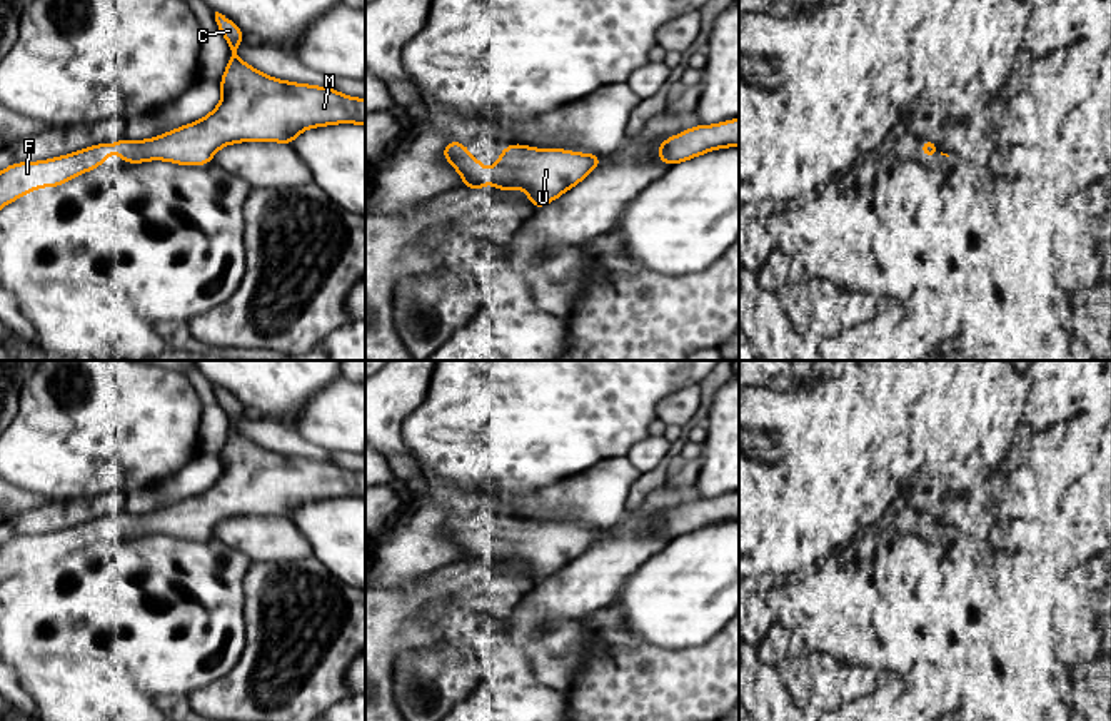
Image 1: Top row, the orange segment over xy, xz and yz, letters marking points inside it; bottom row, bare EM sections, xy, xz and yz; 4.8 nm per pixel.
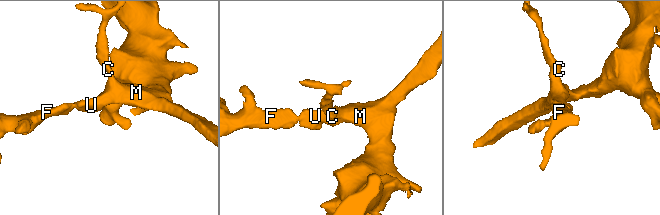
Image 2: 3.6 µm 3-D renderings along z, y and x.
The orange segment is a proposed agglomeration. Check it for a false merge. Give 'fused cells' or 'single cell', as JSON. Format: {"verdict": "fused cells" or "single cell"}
{"verdict": "single cell"}

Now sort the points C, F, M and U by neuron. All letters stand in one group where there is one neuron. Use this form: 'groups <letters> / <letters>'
groups C F M U

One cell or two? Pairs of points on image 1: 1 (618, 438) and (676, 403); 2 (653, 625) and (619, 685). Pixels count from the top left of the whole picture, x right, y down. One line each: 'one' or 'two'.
1: two
2: two

